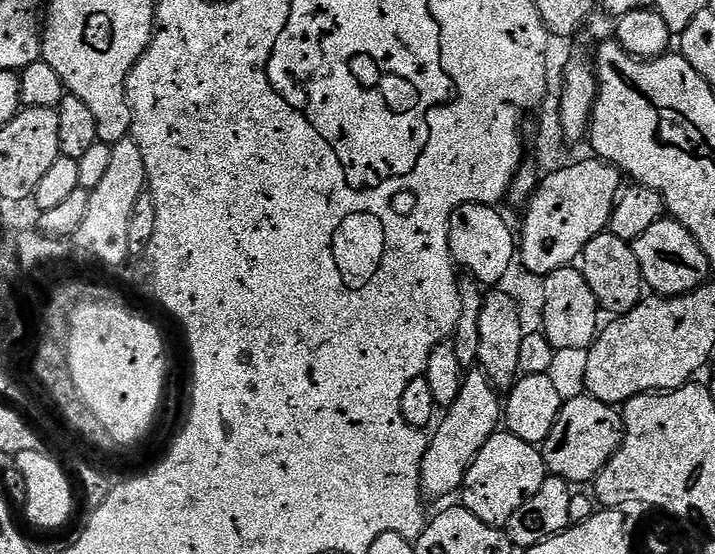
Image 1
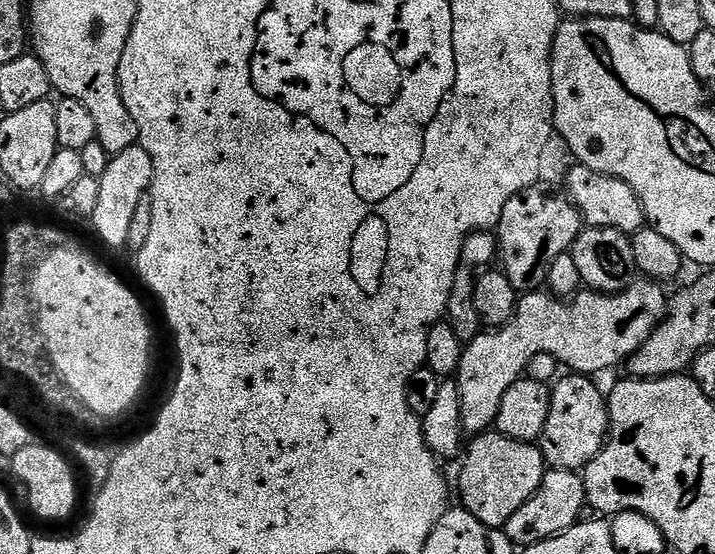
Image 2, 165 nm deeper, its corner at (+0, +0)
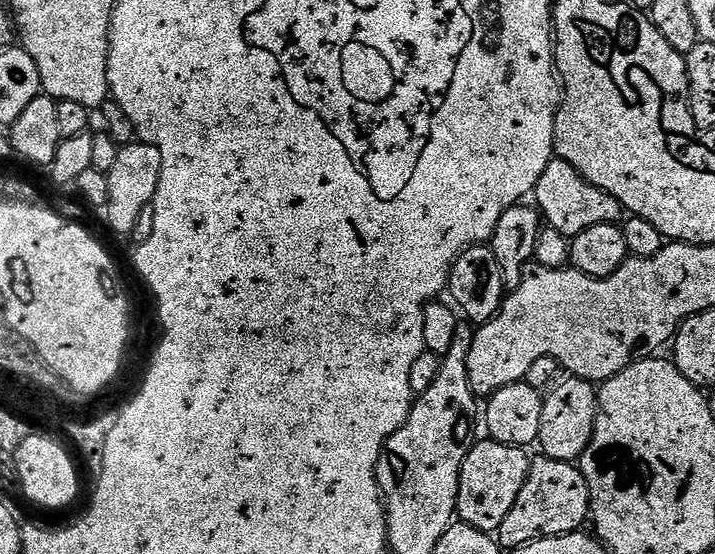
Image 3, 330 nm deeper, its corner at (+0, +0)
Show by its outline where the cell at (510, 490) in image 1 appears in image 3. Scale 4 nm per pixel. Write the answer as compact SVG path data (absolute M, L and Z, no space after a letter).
M484 438L481 444L473 443L462 462L456 515L461 521L489 534L499 533L506 514L514 510L522 486L526 486L528 471L532 465L529 453L518 446L503 444L491 438Z

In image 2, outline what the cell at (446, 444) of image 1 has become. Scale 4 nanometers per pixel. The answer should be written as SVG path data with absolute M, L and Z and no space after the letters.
M647 278L637 279L621 292L593 292L581 290L571 298L557 298L544 290L531 291L521 295L516 301L516 313L508 323L495 330L481 331L480 335L467 341L462 354L460 369L454 377L462 398L462 422L468 434L487 432L495 425L498 409L502 407L502 397L506 390L514 386L528 371L530 358L534 354L554 354L565 369L576 374L596 374L607 368L623 365L650 338L652 331L663 322L668 314L669 293L664 293L665 285Z

